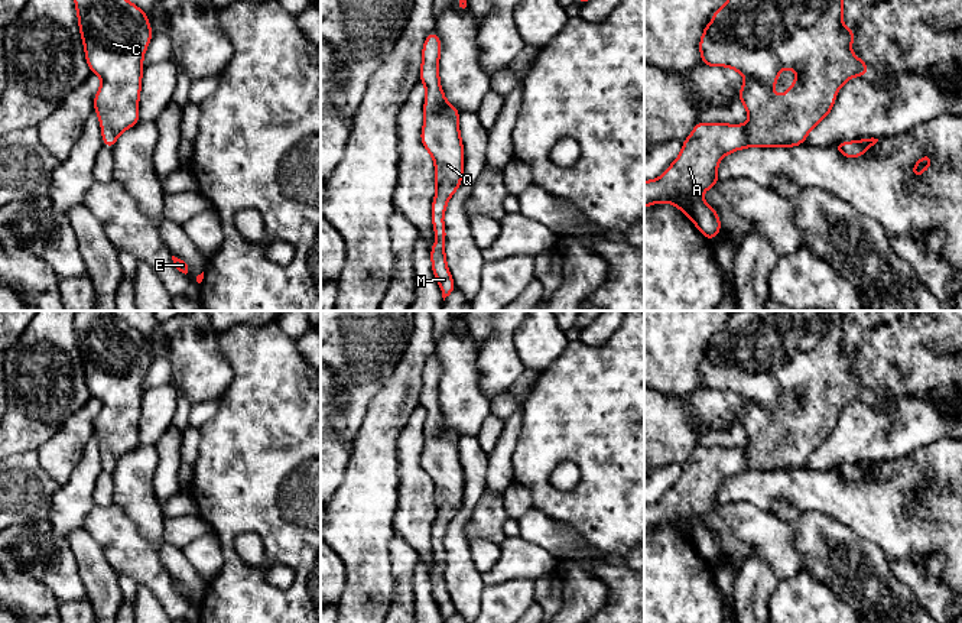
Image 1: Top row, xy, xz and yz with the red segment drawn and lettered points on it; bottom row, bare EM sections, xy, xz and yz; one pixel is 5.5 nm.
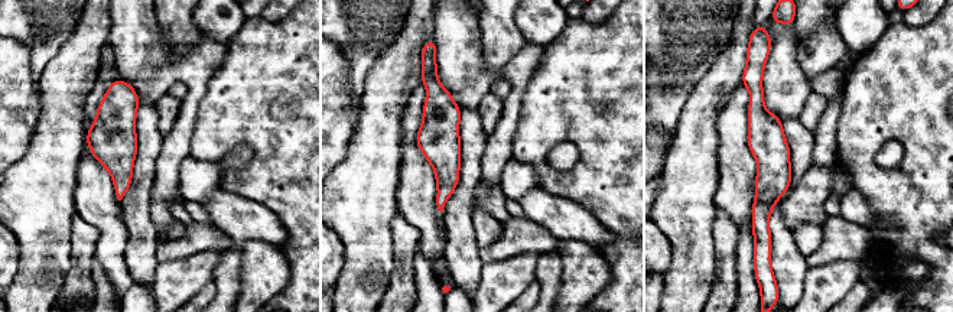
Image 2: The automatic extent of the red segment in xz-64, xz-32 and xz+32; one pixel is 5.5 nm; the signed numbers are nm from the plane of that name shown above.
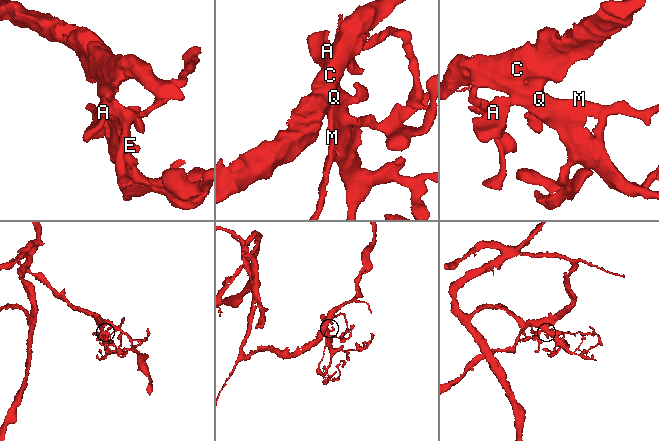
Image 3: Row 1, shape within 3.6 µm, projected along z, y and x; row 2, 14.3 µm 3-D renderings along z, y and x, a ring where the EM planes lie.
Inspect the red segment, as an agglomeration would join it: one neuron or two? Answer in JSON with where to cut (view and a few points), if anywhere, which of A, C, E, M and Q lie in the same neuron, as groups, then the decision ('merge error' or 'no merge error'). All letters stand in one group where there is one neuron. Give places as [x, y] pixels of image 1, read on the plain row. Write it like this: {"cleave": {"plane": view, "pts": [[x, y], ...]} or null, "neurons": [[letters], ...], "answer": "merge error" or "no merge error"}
{"cleave": null, "neurons": [["A", "C", "E", "M", "Q"]], "answer": "no merge error"}

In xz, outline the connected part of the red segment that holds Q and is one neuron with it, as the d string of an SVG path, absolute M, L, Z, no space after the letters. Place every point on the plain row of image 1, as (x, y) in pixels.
M432 354L422 373L420 406L426 411L426 424L420 464L435 484L436 516L432 526L432 548L436 567L430 572L430 583L433 598L445 623L455 614L455 607L446 590L443 538L448 523L462 506L464 468L458 450L461 437L446 426L439 406L441 373L441 363L436 354Z

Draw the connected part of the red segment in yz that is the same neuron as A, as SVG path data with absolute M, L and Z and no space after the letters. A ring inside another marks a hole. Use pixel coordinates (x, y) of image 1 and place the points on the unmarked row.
M734 311L727 328L715 334L712 341L714 344L703 351L698 369L702 379L701 387L729 390L747 402L747 406L738 413L738 422L748 435L750 447L724 448L716 445L706 448L698 445L690 460L682 465L680 478L664 497L659 503L644 504L644 526L647 528L644 533L649 533L654 526L670 526L683 535L711 567L722 551L719 538L701 522L701 517L721 506L716 499L721 483L728 477L751 470L800 470L809 455L831 437L838 413L852 400L871 398L867 387L851 374L857 357L842 348L842 311L777 311L768 315L760 315L757 311ZM783 392L796 395L800 402L790 406L789 416L777 421L771 413L777 408L779 395Z

